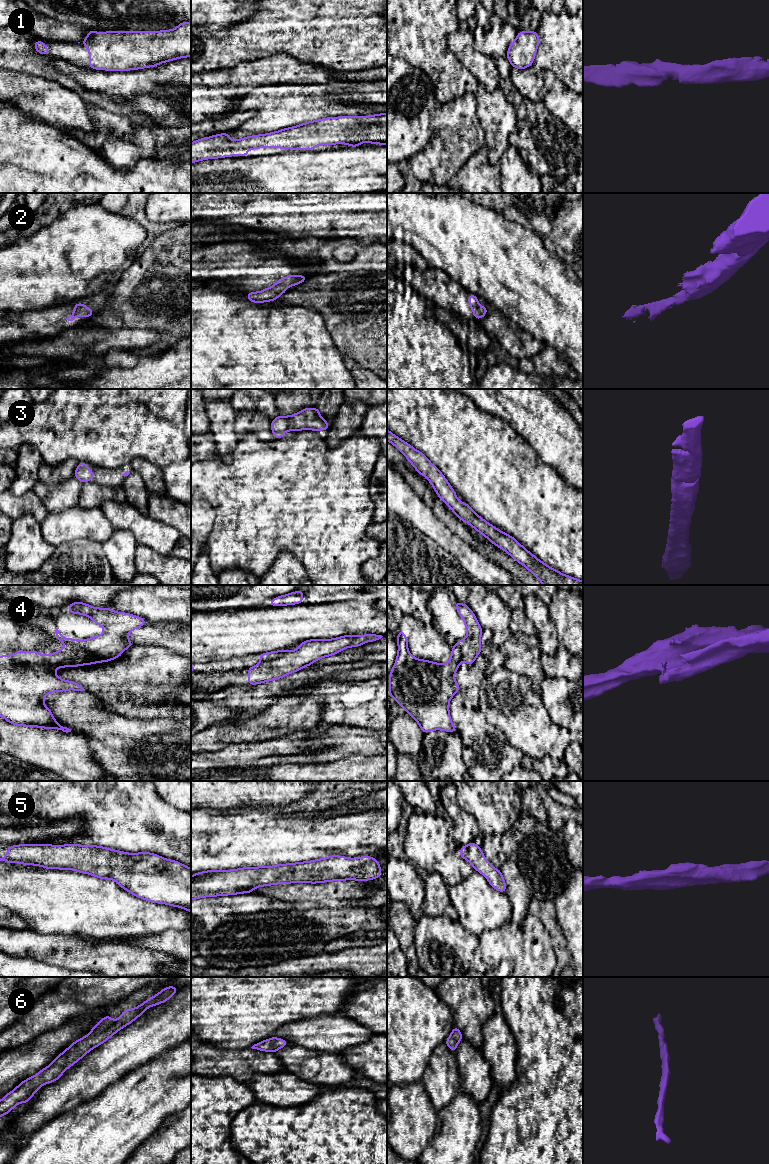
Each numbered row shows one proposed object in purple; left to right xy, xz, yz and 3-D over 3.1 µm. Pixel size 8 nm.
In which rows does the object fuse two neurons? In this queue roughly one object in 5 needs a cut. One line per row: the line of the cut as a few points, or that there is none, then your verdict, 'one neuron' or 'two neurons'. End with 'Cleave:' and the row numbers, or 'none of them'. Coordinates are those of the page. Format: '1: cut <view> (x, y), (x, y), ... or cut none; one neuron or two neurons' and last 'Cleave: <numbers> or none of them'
1: cut none; one neuron
2: cut none; one neuron
3: cut none; one neuron
4: cut xy (65, 643), (77, 645), (101, 661); two neurons
5: cut none; one neuron
6: cut none; one neuron
Cleave: 4

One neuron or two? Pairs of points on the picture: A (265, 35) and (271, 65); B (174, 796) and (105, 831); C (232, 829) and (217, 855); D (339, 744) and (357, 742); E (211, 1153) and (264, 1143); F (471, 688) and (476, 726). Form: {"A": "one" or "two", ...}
{"A": "two", "B": "two", "C": "one", "D": "one", "E": "two", "F": "two"}

